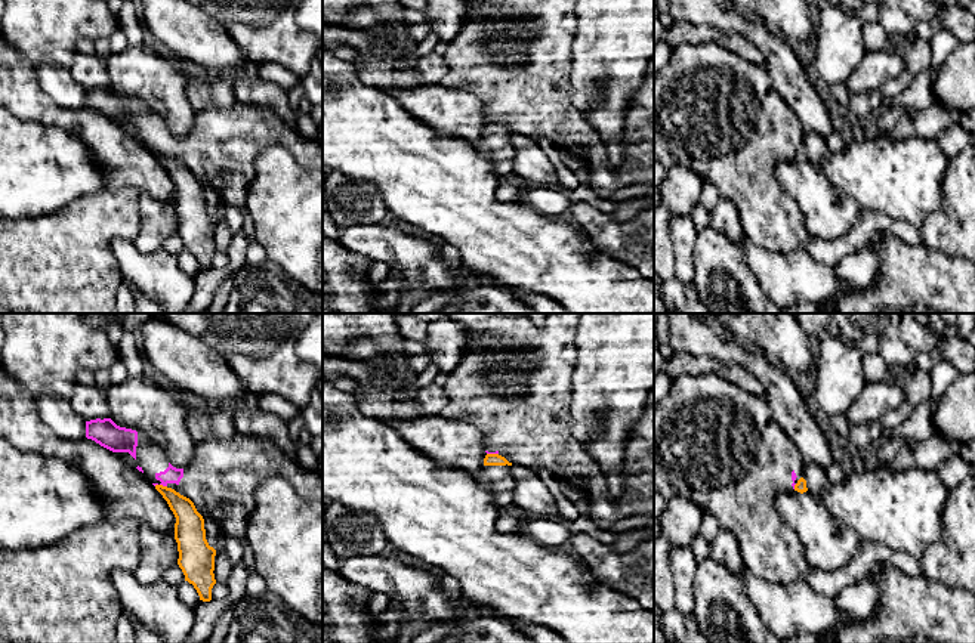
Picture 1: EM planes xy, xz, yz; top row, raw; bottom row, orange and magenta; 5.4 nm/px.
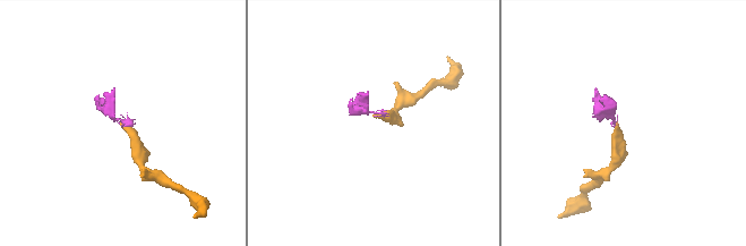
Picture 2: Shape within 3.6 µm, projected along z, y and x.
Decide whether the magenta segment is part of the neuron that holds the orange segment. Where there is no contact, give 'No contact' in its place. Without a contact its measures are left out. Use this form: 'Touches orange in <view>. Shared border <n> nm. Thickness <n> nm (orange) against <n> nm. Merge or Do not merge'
Touches orange in xy. Shared border 40 nm. Thickness 140 nm (orange) against 90 nm. Do not merge

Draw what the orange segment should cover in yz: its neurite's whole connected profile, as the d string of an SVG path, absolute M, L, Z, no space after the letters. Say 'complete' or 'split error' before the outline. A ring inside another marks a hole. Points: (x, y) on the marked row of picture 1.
split error; M805 464L803 474L794 485L794 491L803 494L809 492L817 498L821 498L831 486L827 476L827 470L817 464Z

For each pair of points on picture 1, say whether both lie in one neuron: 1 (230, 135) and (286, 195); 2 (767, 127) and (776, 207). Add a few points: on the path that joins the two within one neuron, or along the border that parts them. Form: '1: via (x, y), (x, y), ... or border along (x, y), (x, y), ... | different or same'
1: border along (287, 148), (270, 144), (252, 163) | different
2: via (765, 147), (765, 188) | same

